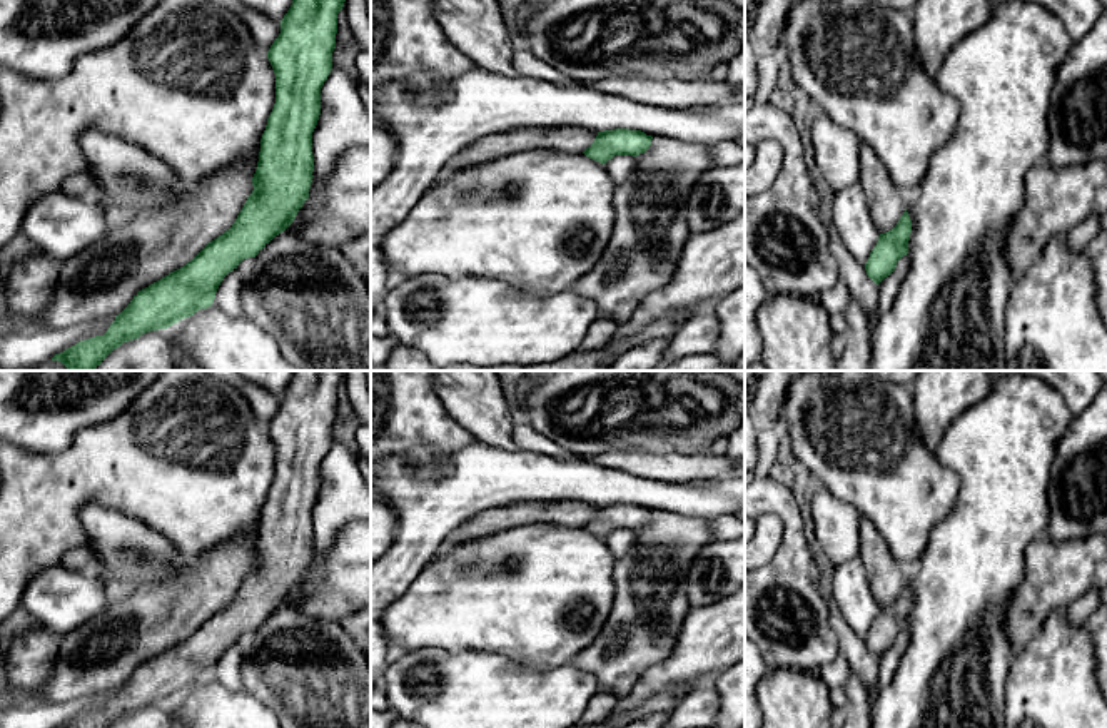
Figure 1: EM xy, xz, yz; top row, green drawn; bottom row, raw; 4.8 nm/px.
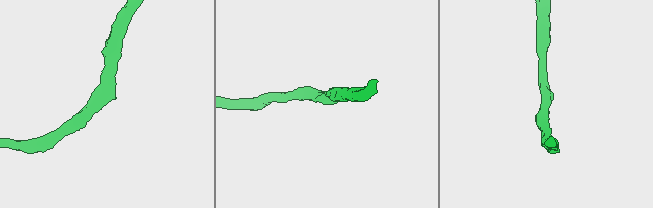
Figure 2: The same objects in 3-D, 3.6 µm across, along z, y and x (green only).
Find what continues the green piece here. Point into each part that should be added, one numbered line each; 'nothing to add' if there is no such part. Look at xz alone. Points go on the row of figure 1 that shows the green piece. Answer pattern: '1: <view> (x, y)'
1: xz (575, 139)

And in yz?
1: yz (887, 202)

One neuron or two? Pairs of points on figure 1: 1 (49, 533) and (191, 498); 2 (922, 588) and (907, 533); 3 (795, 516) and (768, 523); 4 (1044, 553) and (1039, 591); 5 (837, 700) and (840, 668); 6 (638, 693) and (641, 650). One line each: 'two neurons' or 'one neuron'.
1: one neuron
2: two neurons
3: two neurons
4: one neuron
5: one neuron
6: two neurons

